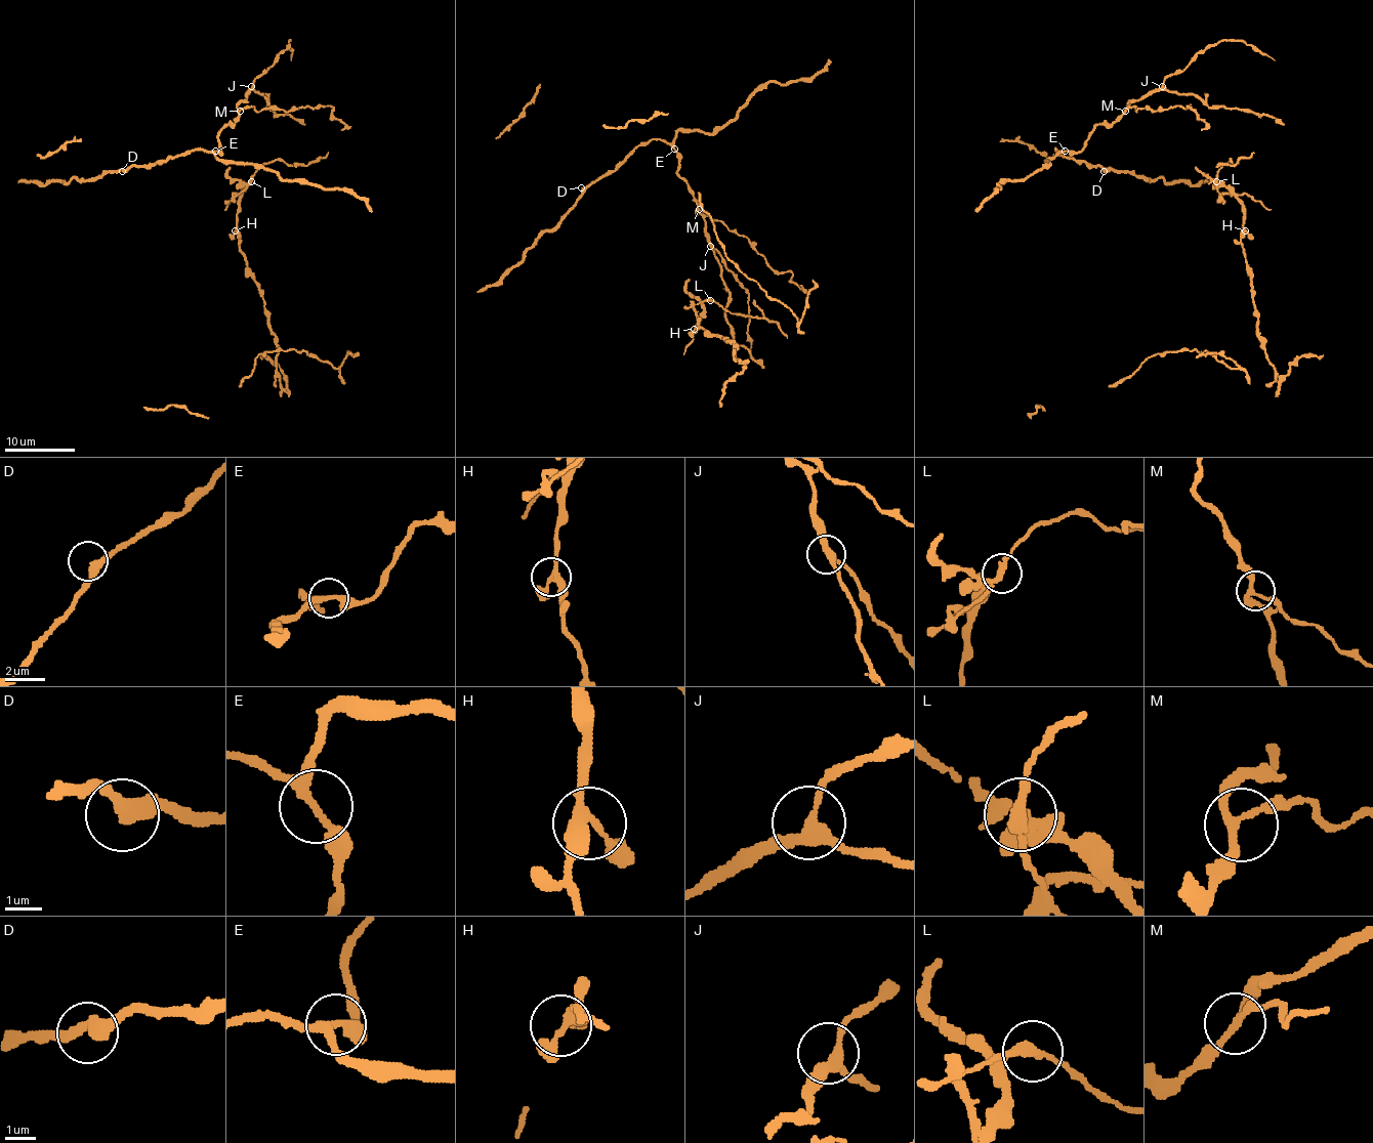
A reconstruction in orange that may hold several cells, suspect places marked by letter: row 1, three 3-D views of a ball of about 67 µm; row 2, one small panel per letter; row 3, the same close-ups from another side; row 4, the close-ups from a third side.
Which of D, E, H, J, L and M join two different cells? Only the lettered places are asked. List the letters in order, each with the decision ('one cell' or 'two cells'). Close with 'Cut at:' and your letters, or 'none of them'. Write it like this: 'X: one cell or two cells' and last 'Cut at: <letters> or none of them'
D: one cell
E: one cell
H: one cell
J: one cell
L: two cells
M: one cell
Cut at: L

